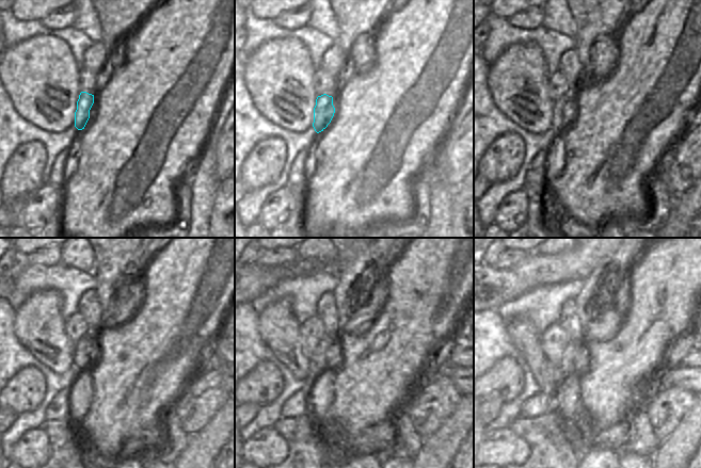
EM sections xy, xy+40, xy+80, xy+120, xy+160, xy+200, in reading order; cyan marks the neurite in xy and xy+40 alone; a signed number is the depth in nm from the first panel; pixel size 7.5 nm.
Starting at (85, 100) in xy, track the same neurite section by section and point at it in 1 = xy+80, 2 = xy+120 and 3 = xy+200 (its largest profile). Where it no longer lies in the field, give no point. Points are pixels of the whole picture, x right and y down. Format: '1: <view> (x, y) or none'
1: xy+80 (563, 110)
2: xy+120 (85, 353)
3: xy+200 (575, 359)

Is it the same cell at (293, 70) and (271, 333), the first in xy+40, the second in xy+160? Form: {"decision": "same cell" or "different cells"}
{"decision": "same cell"}

